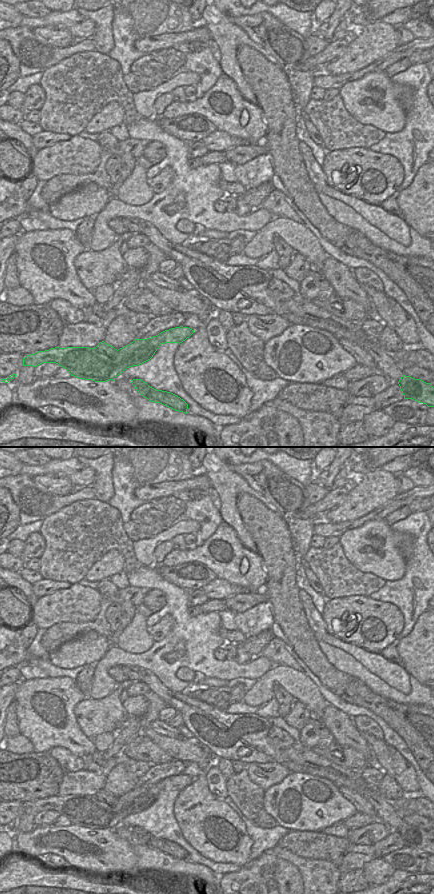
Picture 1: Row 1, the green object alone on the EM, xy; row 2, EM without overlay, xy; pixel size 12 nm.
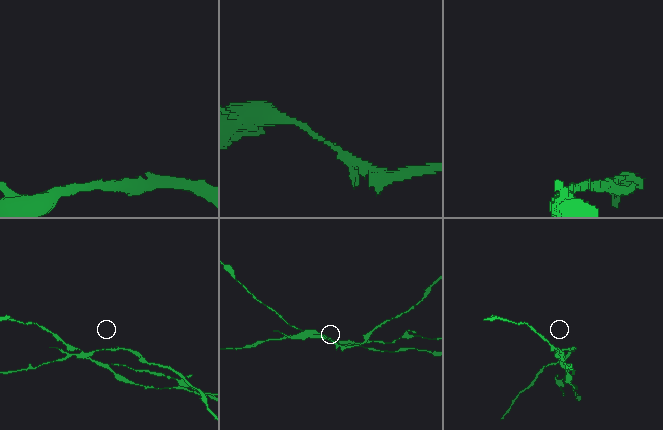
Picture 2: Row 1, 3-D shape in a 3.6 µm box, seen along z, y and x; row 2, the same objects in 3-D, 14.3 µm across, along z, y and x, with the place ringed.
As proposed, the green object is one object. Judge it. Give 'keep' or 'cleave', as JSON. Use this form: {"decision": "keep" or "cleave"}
{"decision": "cleave"}

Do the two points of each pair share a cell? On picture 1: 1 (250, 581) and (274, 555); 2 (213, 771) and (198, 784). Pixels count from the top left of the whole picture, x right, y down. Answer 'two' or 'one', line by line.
1: two
2: two

